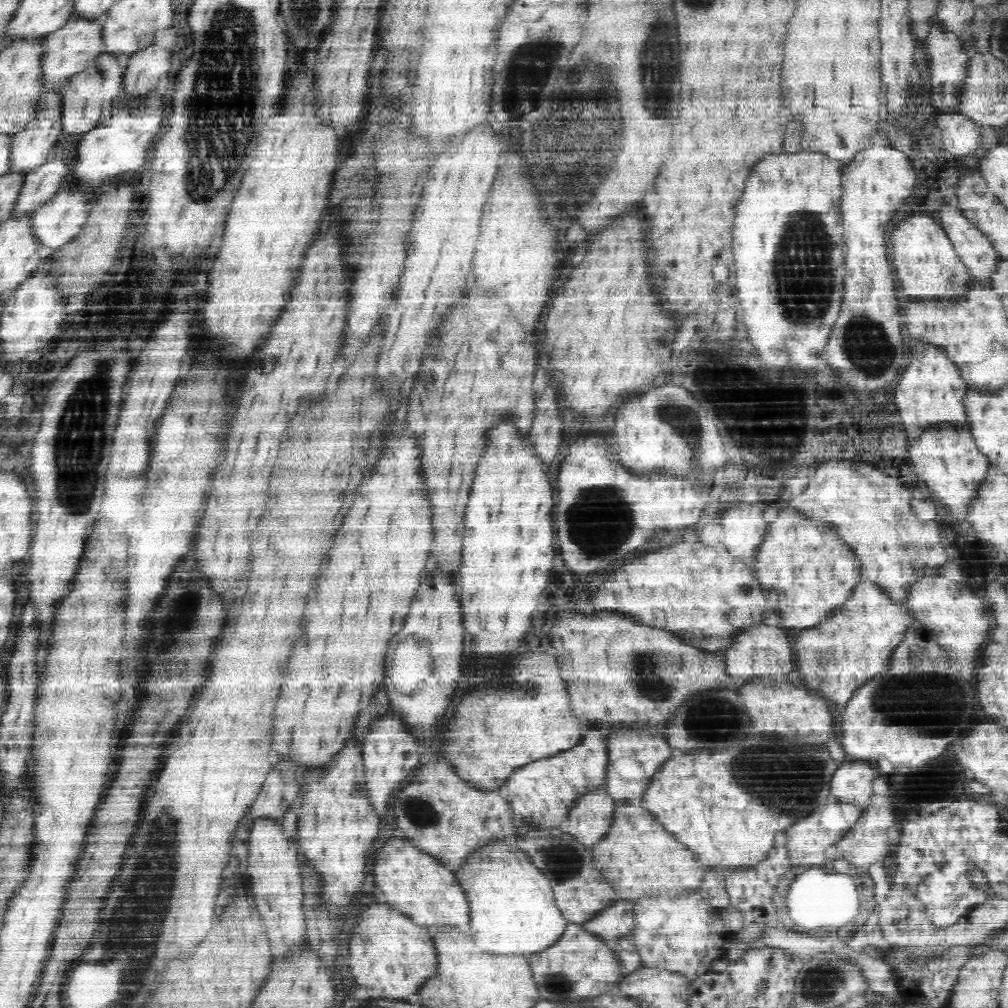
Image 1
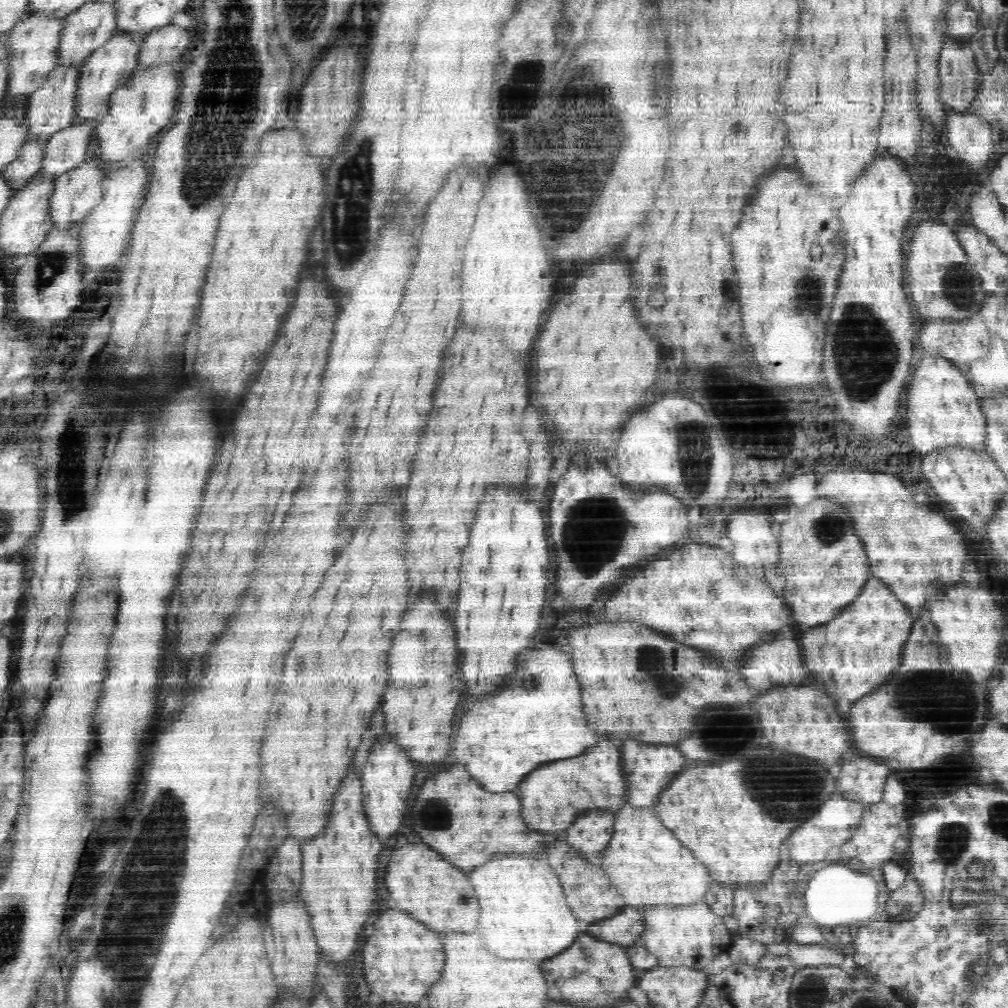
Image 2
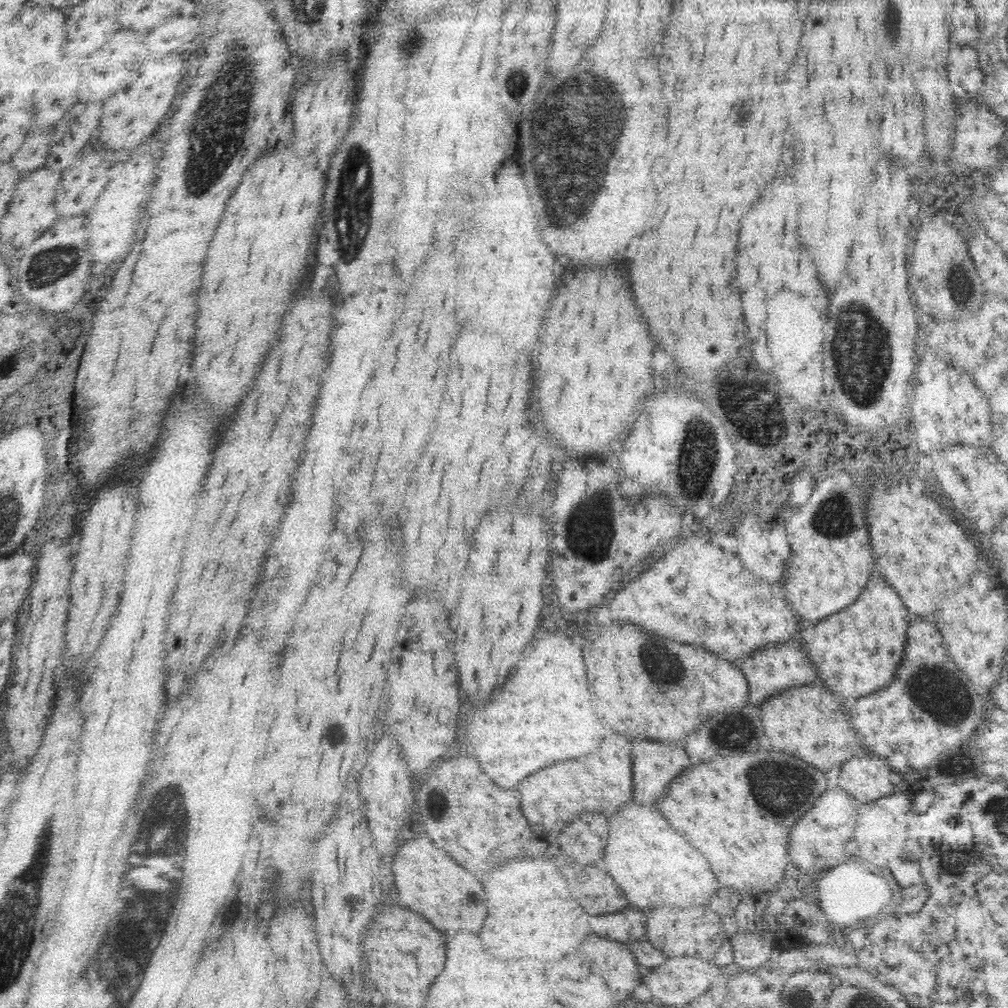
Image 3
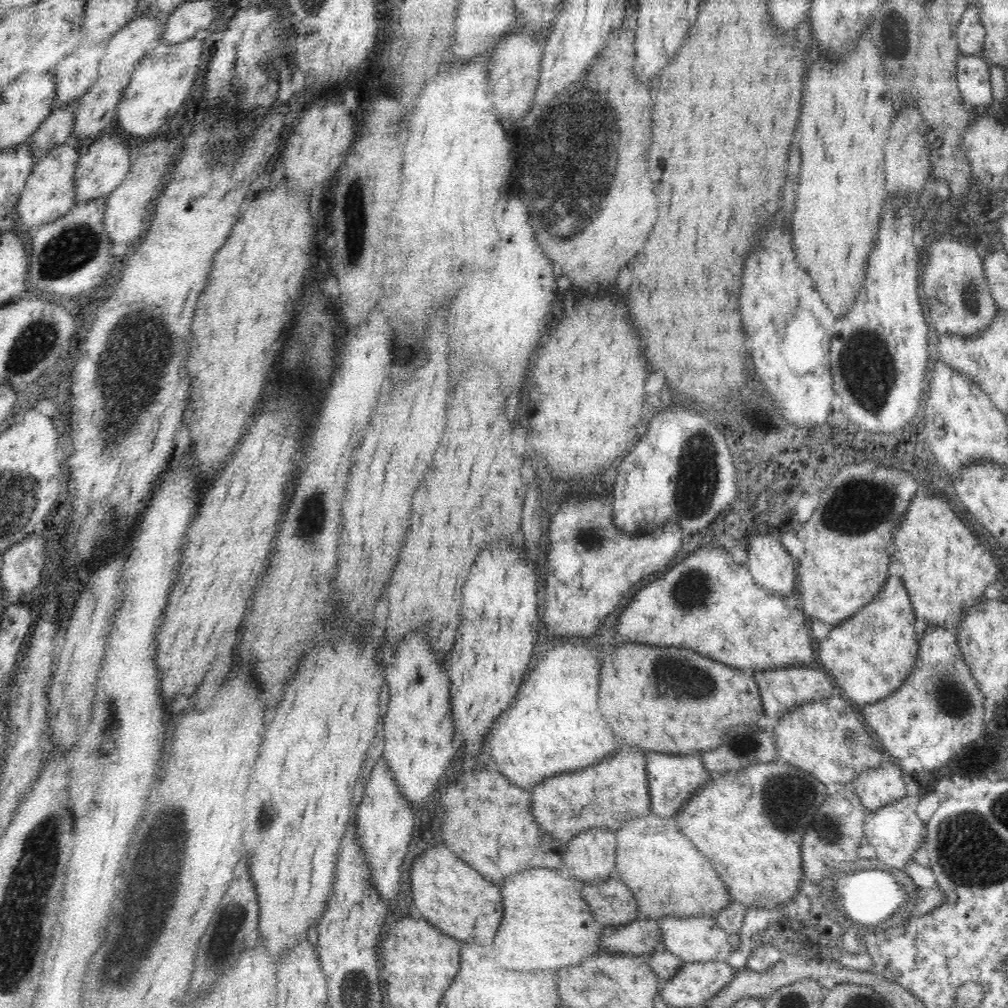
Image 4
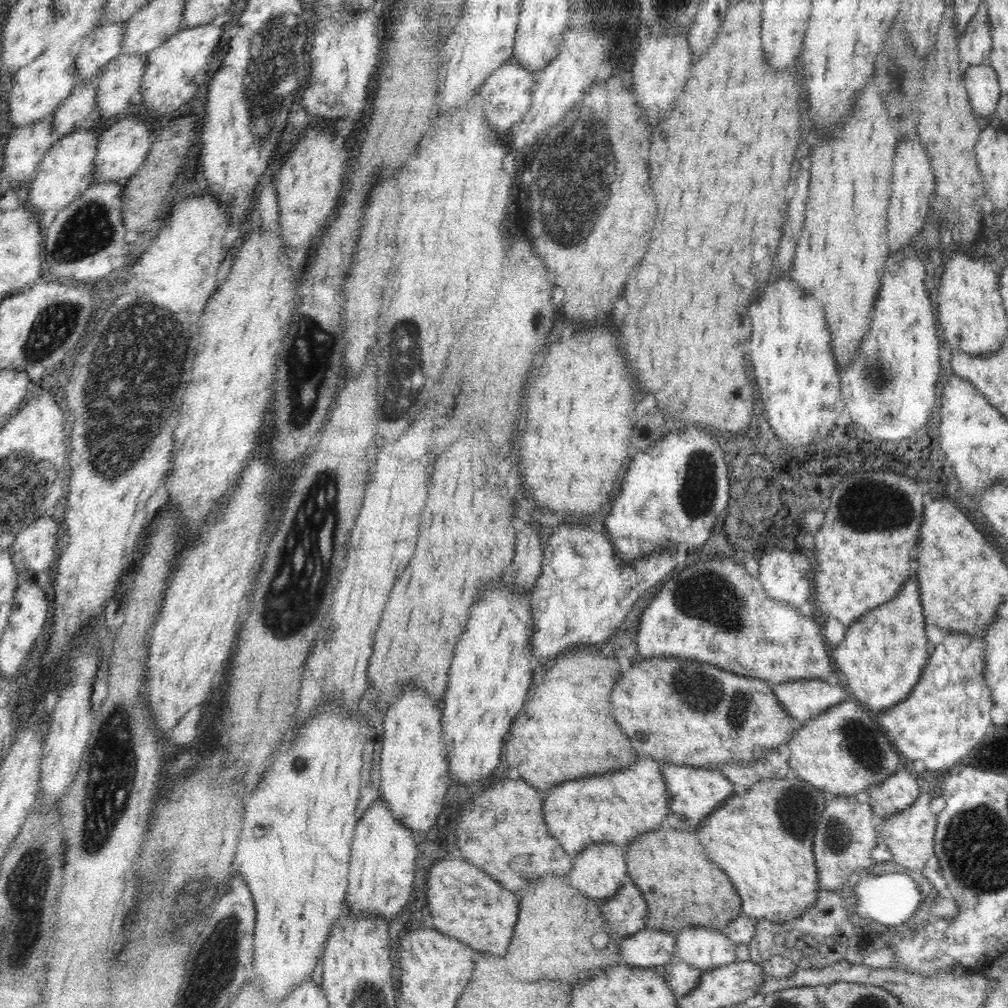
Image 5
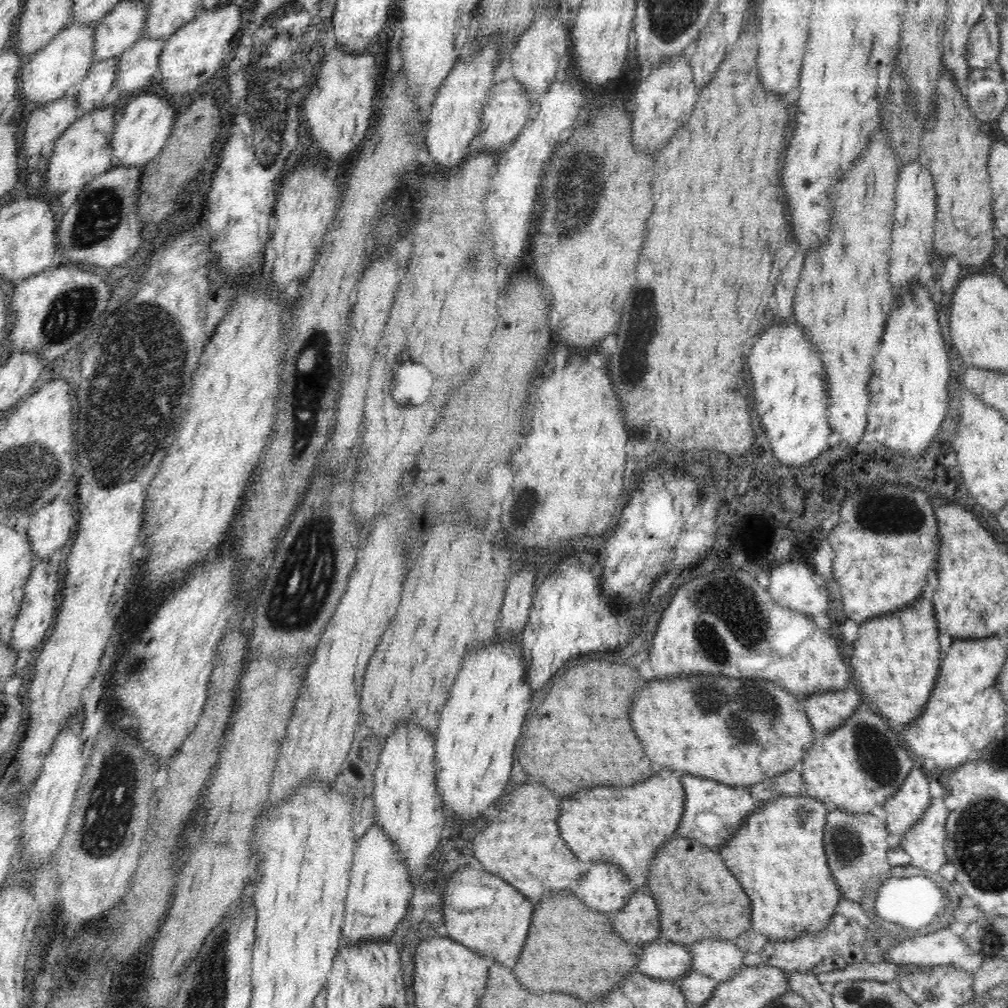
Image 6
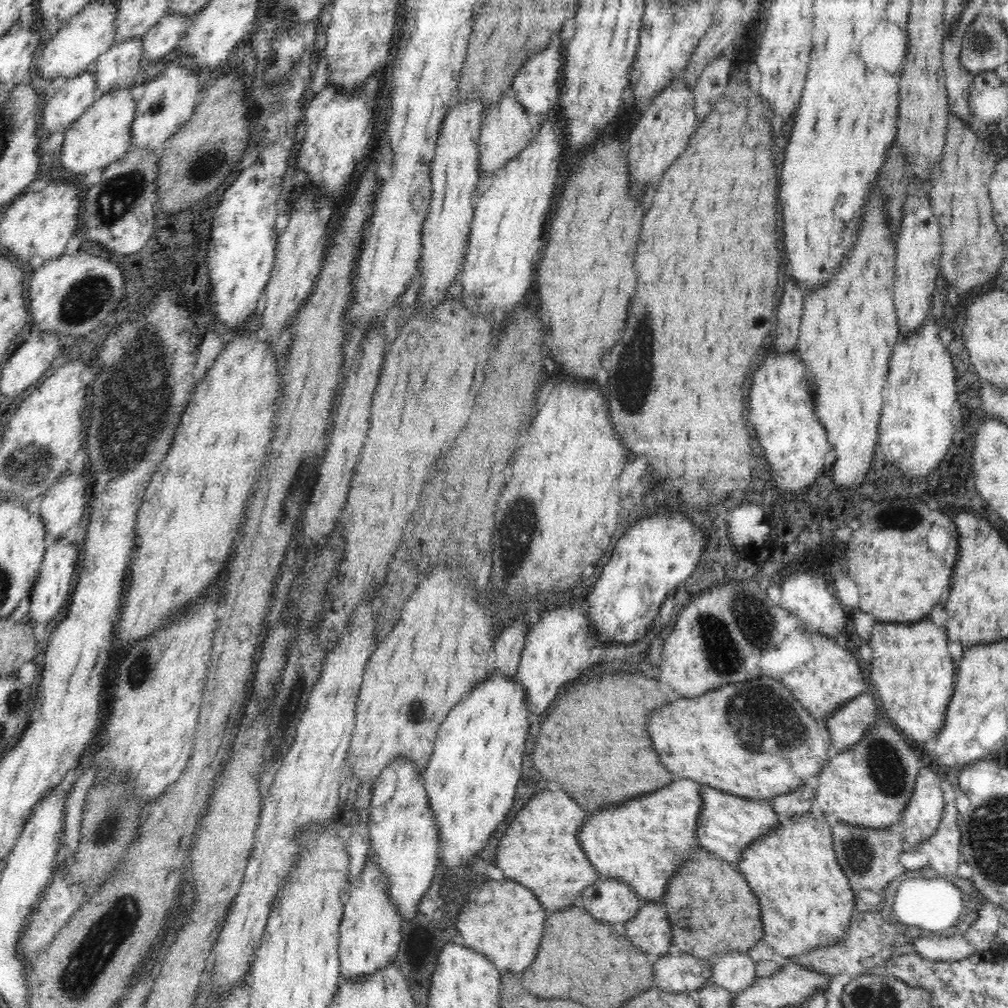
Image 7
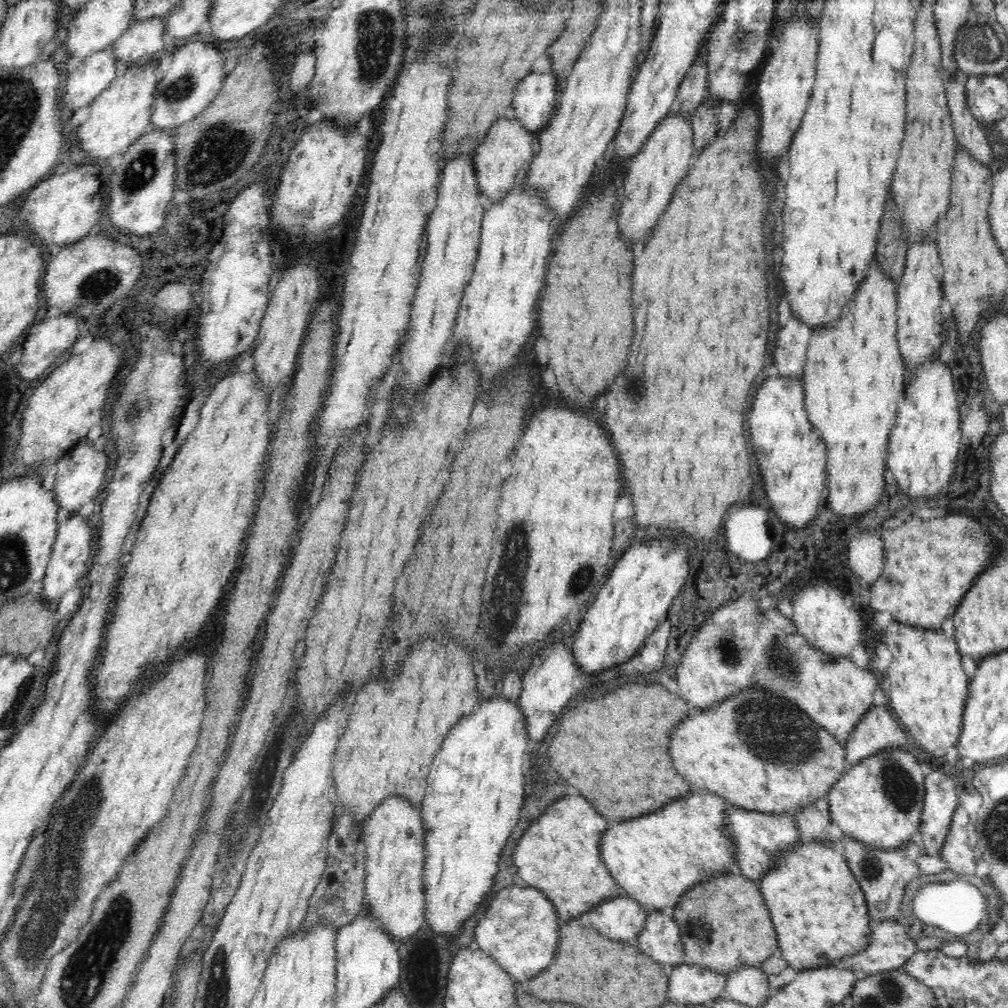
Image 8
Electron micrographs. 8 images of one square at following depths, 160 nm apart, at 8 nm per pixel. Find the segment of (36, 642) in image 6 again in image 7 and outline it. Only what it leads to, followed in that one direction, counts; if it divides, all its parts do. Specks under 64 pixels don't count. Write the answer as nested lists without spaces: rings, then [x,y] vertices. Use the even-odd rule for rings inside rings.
[[[61,539],[45,550],[36,583],[29,594],[30,608],[27,618],[31,624],[46,624],[46,622],[54,624],[54,618],[62,610],[66,599],[70,596],[70,583],[78,567],[76,562],[78,562],[78,549],[74,543],[67,543]]]

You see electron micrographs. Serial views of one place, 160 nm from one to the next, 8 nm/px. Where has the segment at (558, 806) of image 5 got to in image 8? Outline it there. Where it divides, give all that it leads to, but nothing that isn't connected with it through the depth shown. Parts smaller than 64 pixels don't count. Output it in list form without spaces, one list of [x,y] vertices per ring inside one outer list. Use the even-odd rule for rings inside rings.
[[[693,788],[685,798],[674,801],[655,813],[649,812],[639,818],[619,822],[608,828],[601,836],[601,859],[616,884],[628,896],[636,899],[640,905],[644,905],[649,912],[661,910],[666,906],[674,908],[681,894],[697,882],[720,873],[741,874],[738,861],[734,859],[736,847],[731,836],[725,832],[726,824],[728,824],[726,823],[726,818],[728,818],[726,805],[730,804],[721,797],[703,789]]]

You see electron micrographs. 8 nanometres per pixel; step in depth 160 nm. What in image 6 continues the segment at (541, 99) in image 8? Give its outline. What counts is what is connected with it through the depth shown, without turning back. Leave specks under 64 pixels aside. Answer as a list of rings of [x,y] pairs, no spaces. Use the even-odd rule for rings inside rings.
[[[544,7],[542,12],[535,16],[529,29],[523,32],[512,52],[510,52],[513,76],[522,83],[530,102],[540,95],[547,93],[547,88],[554,82],[558,61],[570,52],[570,28],[564,28],[564,22],[558,11],[552,7]]]

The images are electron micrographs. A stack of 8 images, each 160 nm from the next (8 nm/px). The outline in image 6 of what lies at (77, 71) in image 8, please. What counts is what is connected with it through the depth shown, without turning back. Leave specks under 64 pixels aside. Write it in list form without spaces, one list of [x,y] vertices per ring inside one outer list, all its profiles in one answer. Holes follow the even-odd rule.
[[[73,91],[56,102],[34,109],[20,137],[20,156],[27,161],[38,154],[48,158],[57,138],[82,115]]]

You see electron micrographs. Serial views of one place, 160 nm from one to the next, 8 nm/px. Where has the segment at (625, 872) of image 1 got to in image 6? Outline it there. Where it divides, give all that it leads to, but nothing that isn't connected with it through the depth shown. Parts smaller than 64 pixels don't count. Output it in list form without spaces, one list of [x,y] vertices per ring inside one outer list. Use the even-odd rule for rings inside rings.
[[[674,836],[660,846],[648,867],[647,891],[655,898],[660,914],[659,935],[666,940],[690,948],[693,942],[704,938],[726,939],[734,942],[742,932],[752,928],[751,900],[740,881],[728,870],[720,854],[691,838]]]

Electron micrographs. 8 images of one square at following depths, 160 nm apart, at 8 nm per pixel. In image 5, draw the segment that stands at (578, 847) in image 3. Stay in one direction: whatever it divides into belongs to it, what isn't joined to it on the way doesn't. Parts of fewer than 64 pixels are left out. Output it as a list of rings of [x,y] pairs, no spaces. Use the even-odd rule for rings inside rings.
[[[612,842],[586,846],[574,858],[568,883],[596,902],[608,900],[628,876],[624,850]]]

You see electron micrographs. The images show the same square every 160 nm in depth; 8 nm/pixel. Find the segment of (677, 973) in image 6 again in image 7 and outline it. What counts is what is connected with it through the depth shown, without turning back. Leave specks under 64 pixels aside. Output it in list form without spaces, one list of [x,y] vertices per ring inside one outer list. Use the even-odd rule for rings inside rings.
[[[666,953],[654,959],[653,977],[655,985],[662,990],[694,995],[706,981],[712,982],[712,971],[707,970],[706,960],[694,955]]]

